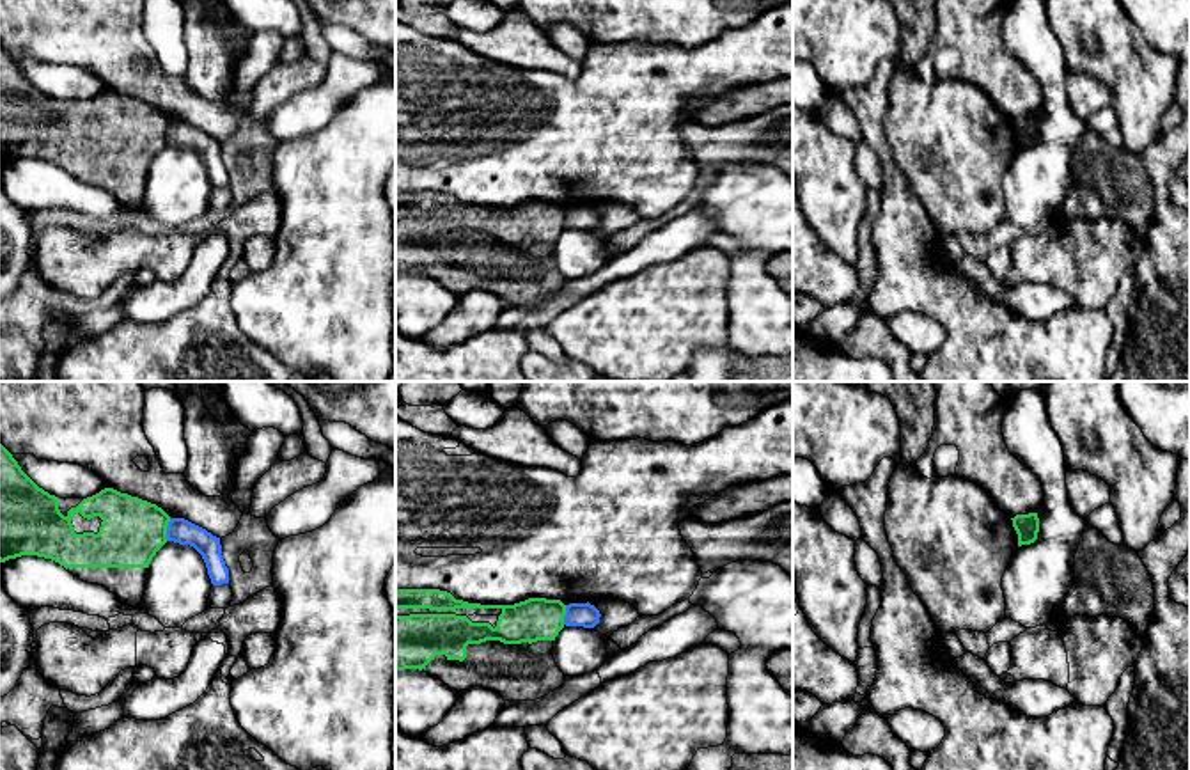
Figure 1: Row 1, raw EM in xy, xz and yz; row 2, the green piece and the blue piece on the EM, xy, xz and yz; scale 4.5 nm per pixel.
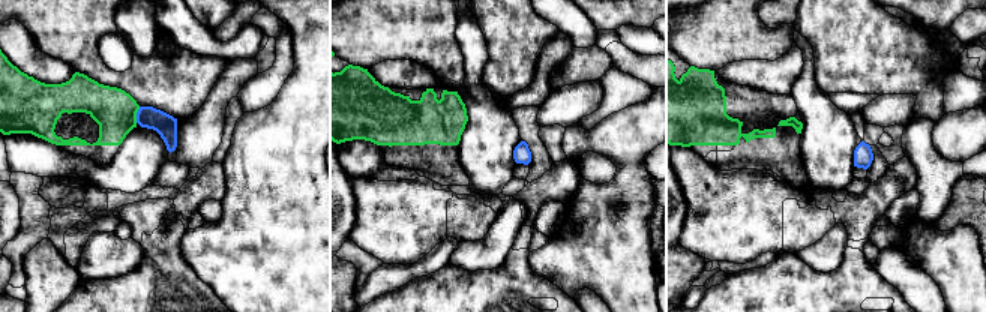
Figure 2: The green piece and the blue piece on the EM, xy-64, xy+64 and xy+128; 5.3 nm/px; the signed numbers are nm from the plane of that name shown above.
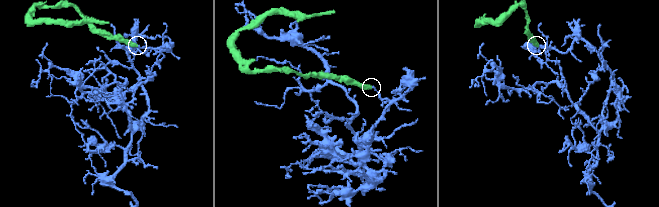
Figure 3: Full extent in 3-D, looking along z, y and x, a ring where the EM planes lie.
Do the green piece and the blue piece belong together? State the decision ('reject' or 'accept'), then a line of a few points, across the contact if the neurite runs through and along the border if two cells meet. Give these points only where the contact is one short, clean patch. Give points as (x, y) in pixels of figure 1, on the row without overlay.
reject | xy (171, 121), (165, 142)

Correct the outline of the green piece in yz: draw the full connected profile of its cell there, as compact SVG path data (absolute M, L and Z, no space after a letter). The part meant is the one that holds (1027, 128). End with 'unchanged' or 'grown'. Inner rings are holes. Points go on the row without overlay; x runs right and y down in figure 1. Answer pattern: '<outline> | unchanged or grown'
M1037 115L1016 117L1011 122L1013 122L1013 130L1018 137L1018 149L1030 147L1037 142L1037 135L1039 135Z | unchanged

